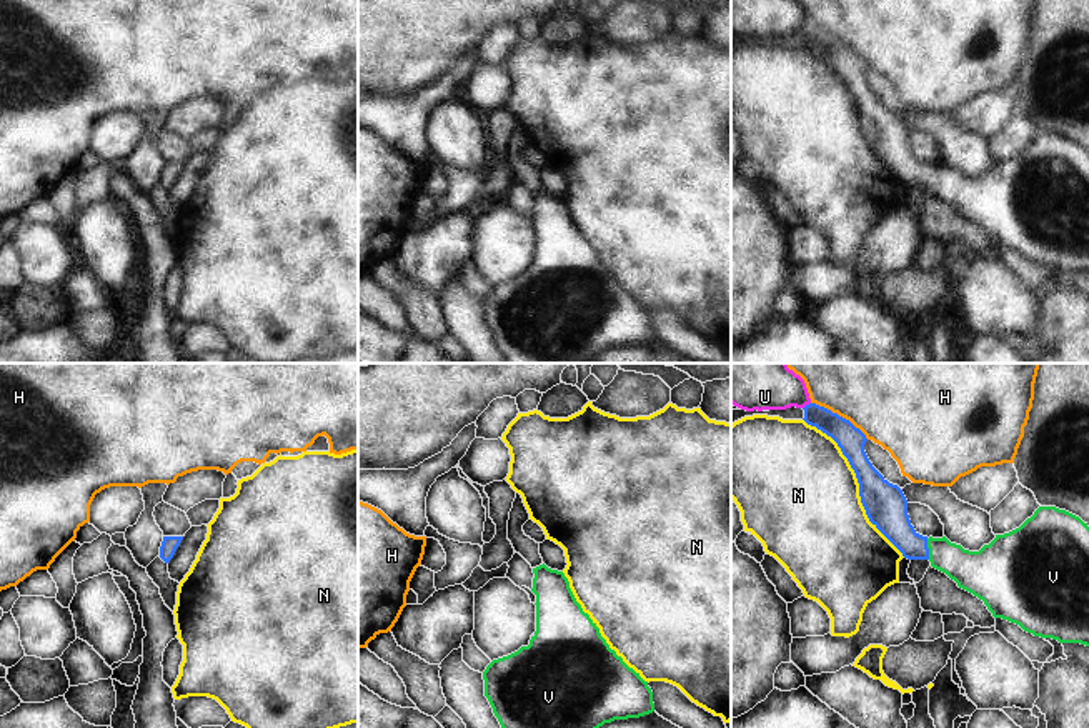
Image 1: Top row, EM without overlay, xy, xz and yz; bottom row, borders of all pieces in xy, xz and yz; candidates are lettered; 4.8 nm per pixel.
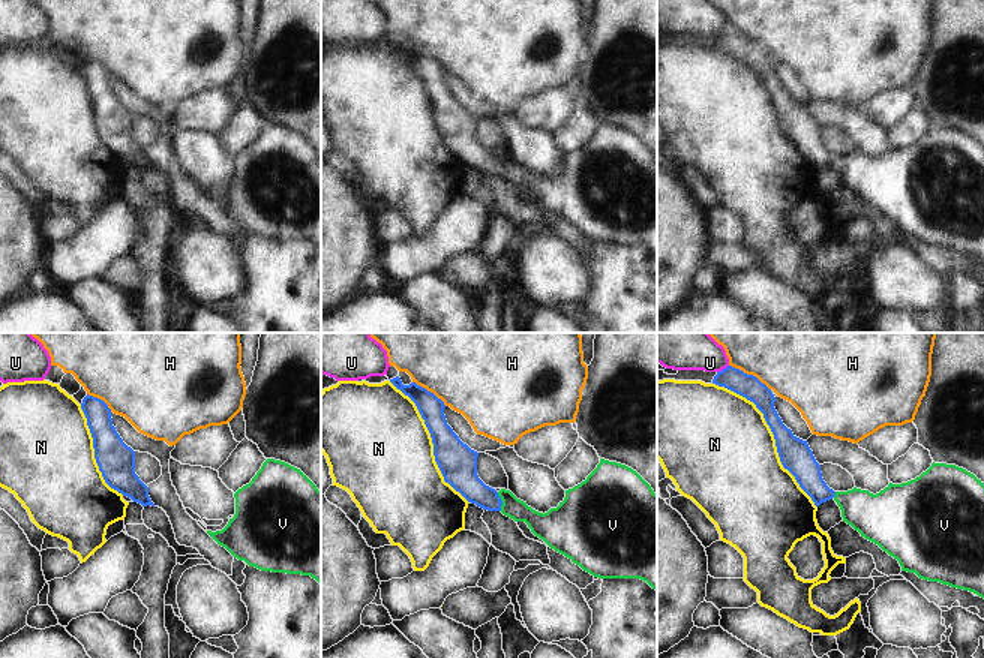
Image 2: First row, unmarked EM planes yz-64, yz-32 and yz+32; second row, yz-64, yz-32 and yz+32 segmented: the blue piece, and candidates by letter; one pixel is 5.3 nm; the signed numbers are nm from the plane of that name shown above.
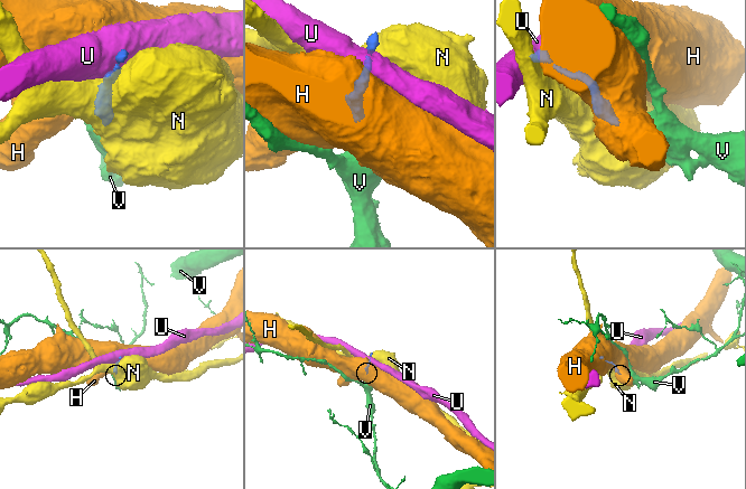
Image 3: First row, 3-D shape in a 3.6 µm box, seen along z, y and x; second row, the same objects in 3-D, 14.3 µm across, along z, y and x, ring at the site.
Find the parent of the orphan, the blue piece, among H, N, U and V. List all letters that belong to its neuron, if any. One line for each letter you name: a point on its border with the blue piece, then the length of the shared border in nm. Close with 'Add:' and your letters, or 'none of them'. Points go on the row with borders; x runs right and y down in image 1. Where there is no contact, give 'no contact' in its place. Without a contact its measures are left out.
V: yz (928, 548) | 110 nm
Add: V

